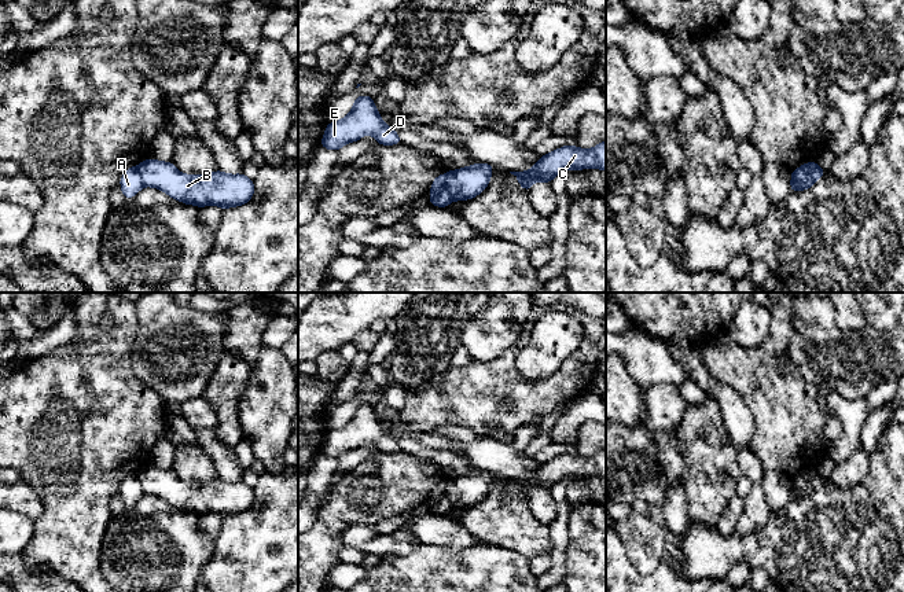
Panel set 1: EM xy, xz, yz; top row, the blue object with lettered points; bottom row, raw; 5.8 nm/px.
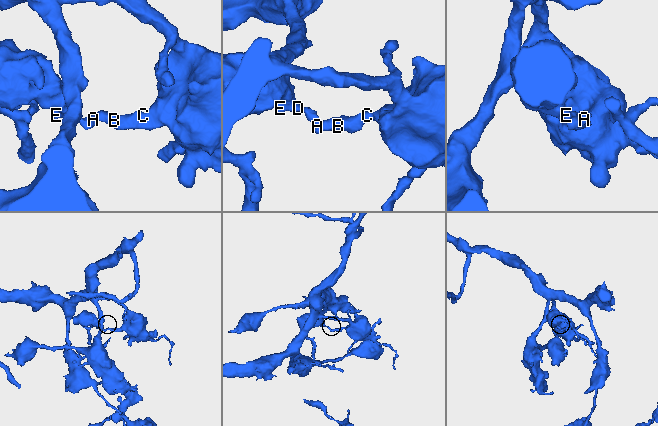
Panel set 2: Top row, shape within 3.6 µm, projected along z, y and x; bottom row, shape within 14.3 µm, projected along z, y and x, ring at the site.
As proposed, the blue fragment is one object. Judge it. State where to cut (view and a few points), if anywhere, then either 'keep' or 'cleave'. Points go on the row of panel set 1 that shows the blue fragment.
yz (816, 164), (803, 177), (792, 177) | cleave

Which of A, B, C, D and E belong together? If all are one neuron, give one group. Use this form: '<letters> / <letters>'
A D E / B C

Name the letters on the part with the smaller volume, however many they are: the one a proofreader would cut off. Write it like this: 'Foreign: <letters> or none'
Foreign: A, D, E

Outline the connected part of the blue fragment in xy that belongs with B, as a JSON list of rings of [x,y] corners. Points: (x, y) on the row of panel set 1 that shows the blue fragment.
[[[144,159],[136,166],[143,185],[154,187],[176,201],[199,209],[214,205],[221,209],[247,203],[254,194],[254,183],[243,173],[227,174],[216,170],[206,176],[183,174],[172,162]]]

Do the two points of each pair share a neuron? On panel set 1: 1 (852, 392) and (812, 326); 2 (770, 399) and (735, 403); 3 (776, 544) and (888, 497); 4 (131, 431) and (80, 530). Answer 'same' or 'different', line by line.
1: same
2: different
3: same
4: same

